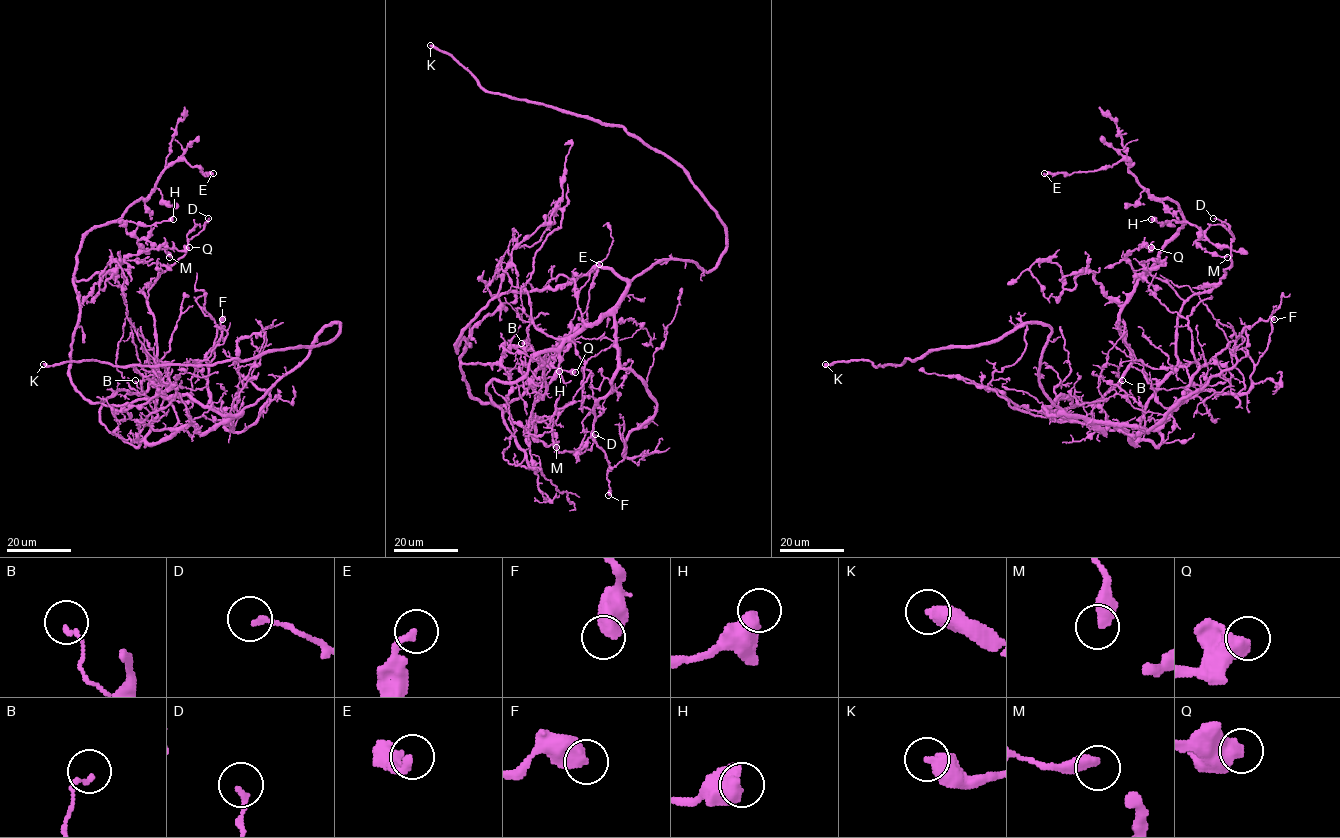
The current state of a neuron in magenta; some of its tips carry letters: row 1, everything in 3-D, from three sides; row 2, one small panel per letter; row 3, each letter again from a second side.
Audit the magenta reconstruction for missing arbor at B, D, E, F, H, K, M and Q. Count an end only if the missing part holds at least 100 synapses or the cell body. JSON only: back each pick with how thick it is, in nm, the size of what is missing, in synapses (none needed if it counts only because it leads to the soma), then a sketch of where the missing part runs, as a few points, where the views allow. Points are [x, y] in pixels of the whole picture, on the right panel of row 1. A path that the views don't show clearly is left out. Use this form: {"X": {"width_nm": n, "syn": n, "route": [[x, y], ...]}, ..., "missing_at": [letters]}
{"K": {"width_nm": 500, "route": [[825, 364], [824, 329], [831, 315], [825, 284], [778, 257], [774, 231]]}, "missing_at": ["K"]}

